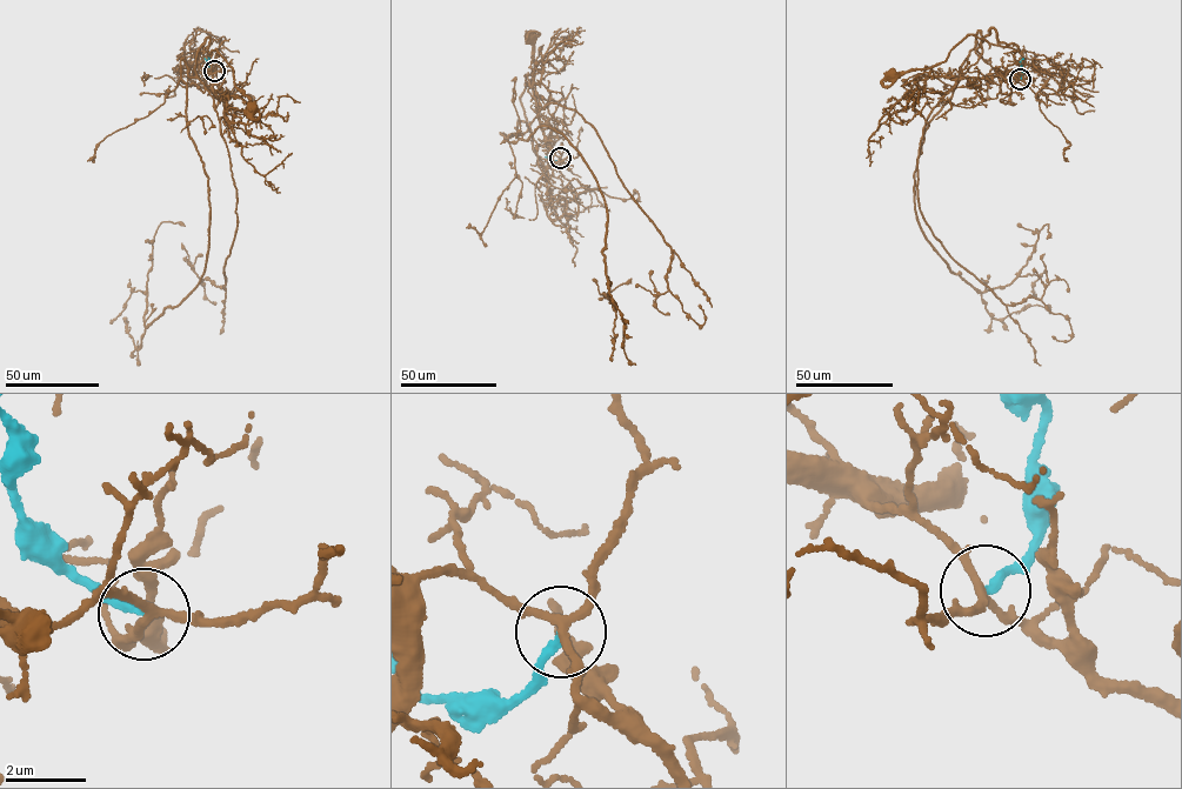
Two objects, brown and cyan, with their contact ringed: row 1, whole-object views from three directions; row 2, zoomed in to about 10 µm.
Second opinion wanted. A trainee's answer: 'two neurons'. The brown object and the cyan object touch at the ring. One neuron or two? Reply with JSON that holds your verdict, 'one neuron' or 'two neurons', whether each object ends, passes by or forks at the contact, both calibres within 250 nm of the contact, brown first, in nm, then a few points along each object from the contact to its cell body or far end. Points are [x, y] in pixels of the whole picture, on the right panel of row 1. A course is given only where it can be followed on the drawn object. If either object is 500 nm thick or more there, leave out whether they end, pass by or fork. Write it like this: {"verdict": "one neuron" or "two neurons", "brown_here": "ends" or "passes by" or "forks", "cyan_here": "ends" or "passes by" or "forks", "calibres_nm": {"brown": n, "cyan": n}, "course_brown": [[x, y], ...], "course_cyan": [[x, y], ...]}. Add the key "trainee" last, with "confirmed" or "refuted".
{"verdict": "two neurons", "brown_here": "forks", "cyan_here": "ends", "calibres_nm": {"brown": 190, "cyan": 200}, "course_brown": [[1020, 79], [1014, 74], [1021, 71], [1023, 55], [970, 34], [937, 65], [892, 74]], "course_cyan": [[1020, 79], [1020, 61], [1023, 58]], "trainee": "confirmed"}

